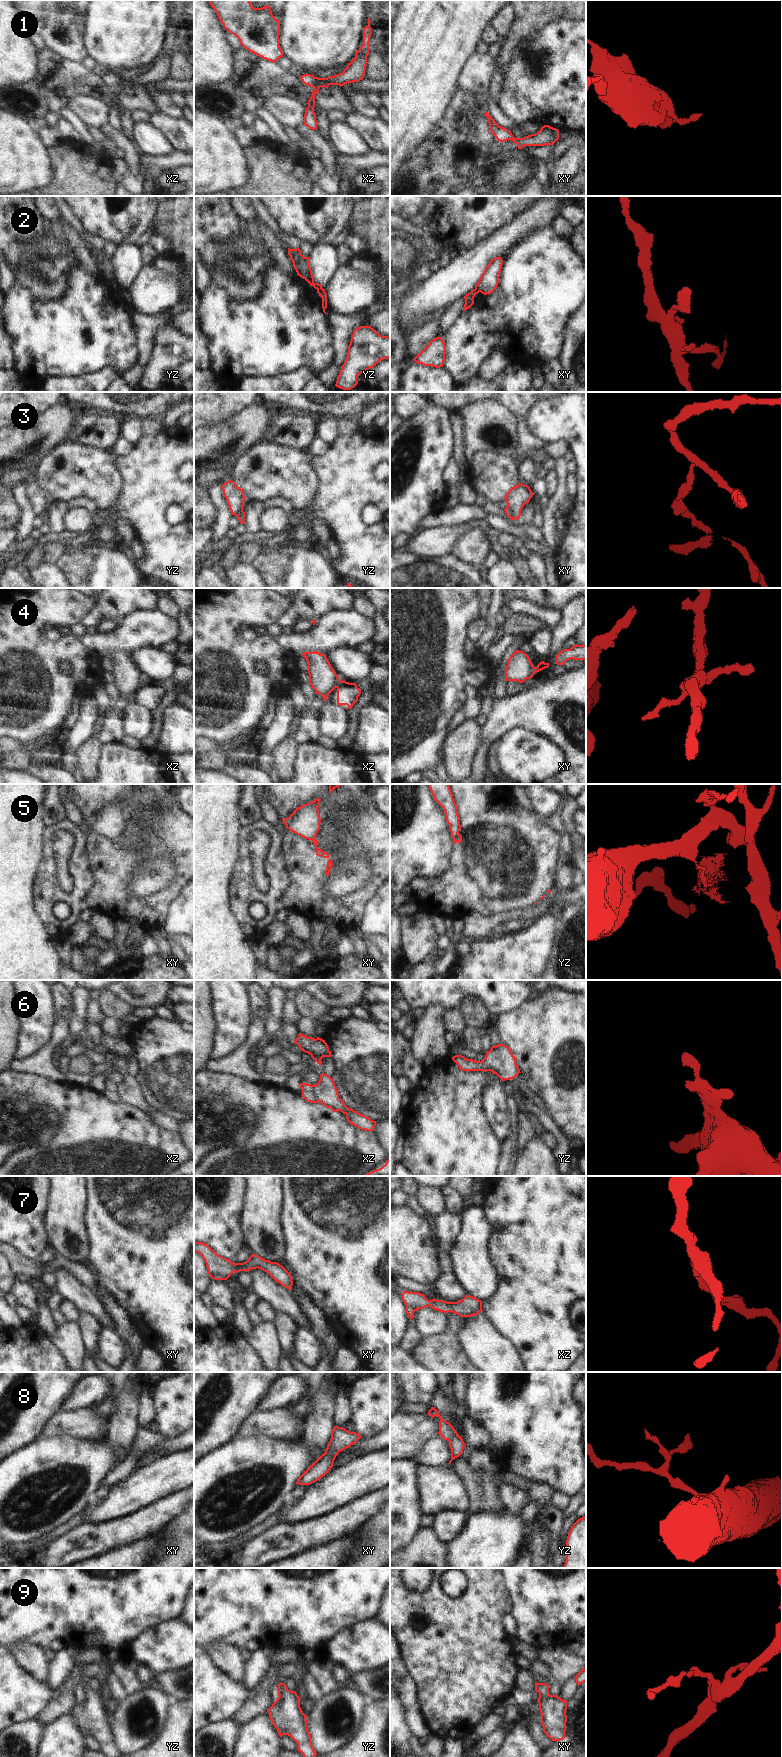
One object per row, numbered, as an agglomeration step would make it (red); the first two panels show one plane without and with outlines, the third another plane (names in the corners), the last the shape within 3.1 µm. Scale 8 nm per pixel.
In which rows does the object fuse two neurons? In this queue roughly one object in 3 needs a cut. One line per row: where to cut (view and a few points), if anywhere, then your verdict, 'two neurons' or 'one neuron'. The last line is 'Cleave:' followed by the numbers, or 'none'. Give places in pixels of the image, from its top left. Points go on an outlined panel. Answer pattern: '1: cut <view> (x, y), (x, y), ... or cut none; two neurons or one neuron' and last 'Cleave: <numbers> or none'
1: cut xz (316, 77), (315, 83), (312, 86); two neurons
2: cut yz (317, 288), (324, 290); two neurons
3: cut xy (507, 506), (516, 518); two neurons
4: cut xz (341, 681), (335, 687); two neurons
5: cut yz (458, 834), (453, 839); two neurons
6: cut none; one neuron
7: cut none; one neuron
8: cut none; one neuron
9: cut none; one neuron
Cleave: 1, 2, 3, 4, 5

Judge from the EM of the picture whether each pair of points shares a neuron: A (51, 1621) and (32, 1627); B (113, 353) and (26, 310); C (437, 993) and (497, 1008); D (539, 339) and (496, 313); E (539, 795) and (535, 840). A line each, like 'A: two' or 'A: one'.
A: one
B: one
C: one
D: one
E: two

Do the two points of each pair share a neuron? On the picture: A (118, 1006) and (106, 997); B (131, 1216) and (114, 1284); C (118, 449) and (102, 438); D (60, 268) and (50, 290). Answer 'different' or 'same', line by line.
A: same
B: same
C: different
D: same

